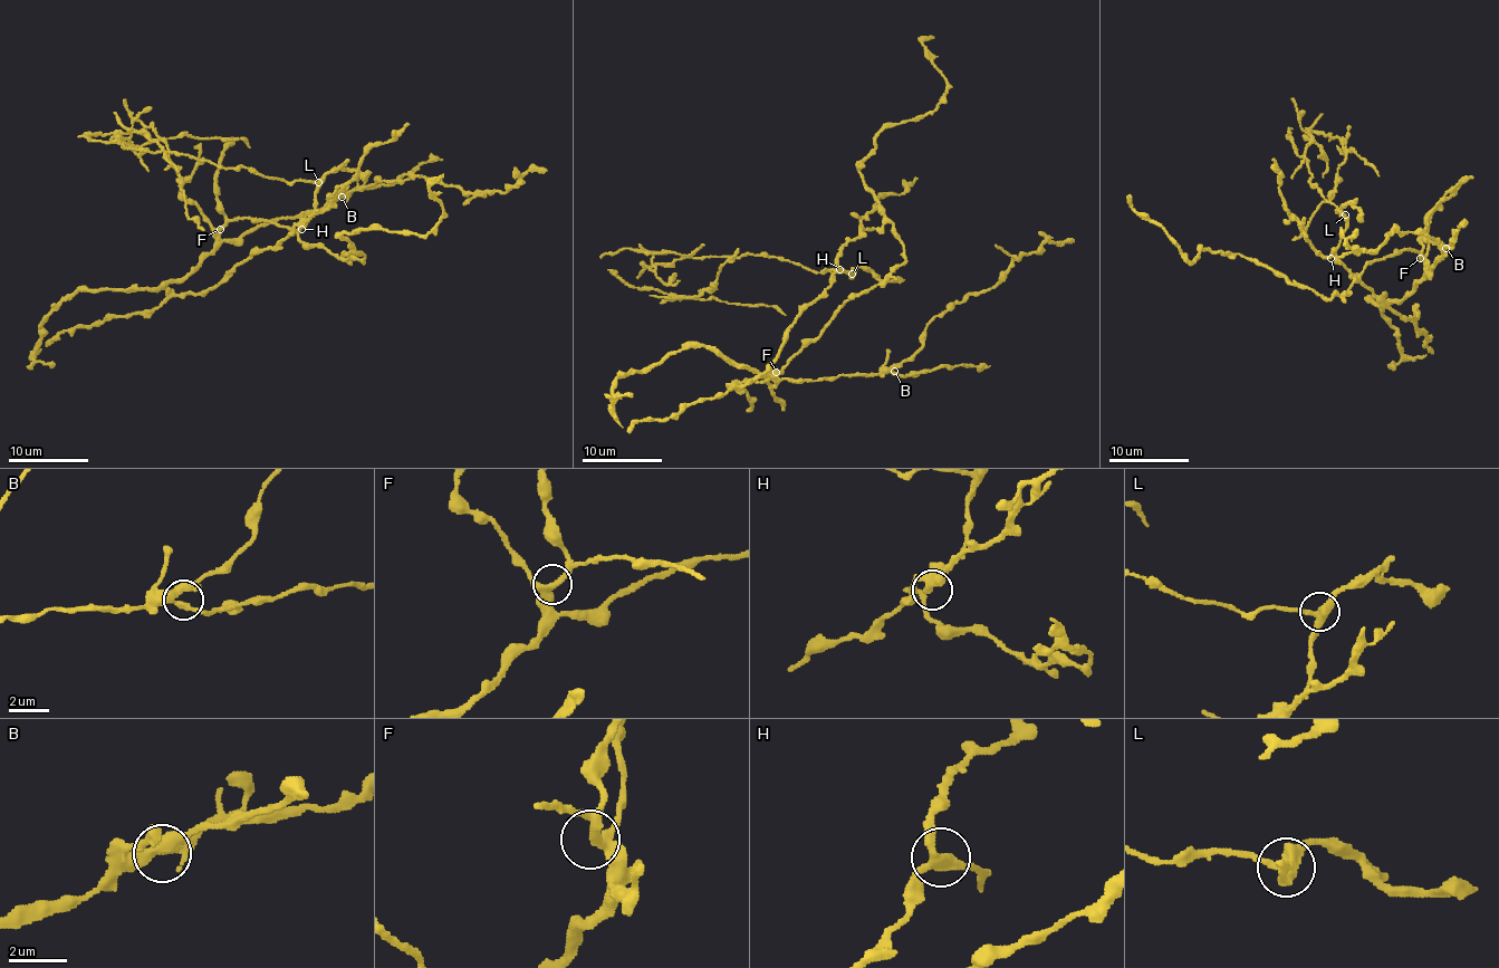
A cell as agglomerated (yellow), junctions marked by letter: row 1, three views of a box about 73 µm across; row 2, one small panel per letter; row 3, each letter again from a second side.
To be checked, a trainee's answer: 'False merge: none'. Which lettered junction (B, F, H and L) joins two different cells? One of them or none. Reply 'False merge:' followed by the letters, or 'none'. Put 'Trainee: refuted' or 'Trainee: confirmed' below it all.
False merge: L
Trainee: refuted

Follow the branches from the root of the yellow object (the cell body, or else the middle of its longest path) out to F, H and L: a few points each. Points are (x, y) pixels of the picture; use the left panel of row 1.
F: (34, 353), (39, 343), (41, 320), (65, 299), (87, 289), (155, 288), (182, 281), (219, 242), (220, 229)
H: (34, 353), (66, 331), (150, 312), (178, 295), (201, 295), (296, 224), (301, 229)
L: (34, 353), (66, 331), (150, 312), (178, 295), (201, 295), (306, 220), (319, 181)

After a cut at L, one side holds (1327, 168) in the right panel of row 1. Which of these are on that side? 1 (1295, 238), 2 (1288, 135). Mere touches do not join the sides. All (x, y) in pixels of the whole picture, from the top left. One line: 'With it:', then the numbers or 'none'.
With it: 1, 2

